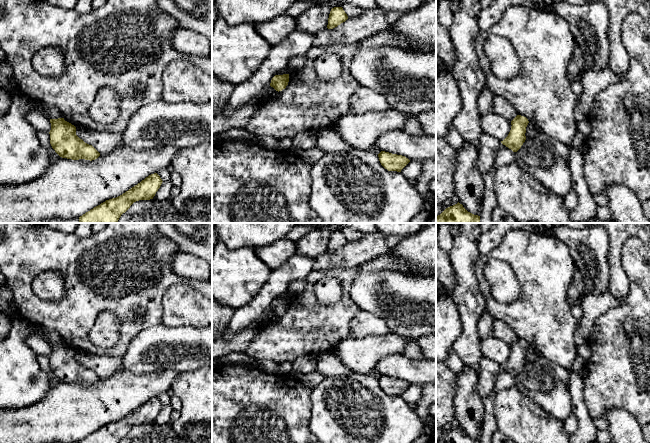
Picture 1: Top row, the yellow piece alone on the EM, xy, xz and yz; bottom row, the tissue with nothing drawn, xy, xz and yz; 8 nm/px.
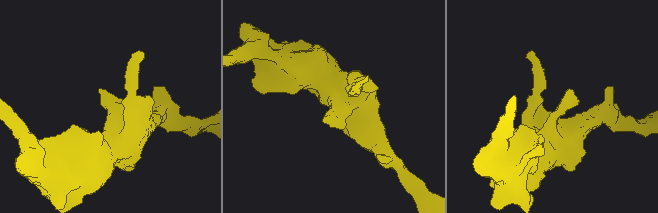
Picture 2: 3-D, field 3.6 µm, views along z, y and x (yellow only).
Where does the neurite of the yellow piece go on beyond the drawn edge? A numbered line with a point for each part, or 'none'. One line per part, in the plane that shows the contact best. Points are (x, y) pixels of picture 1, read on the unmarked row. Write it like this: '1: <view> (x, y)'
none

